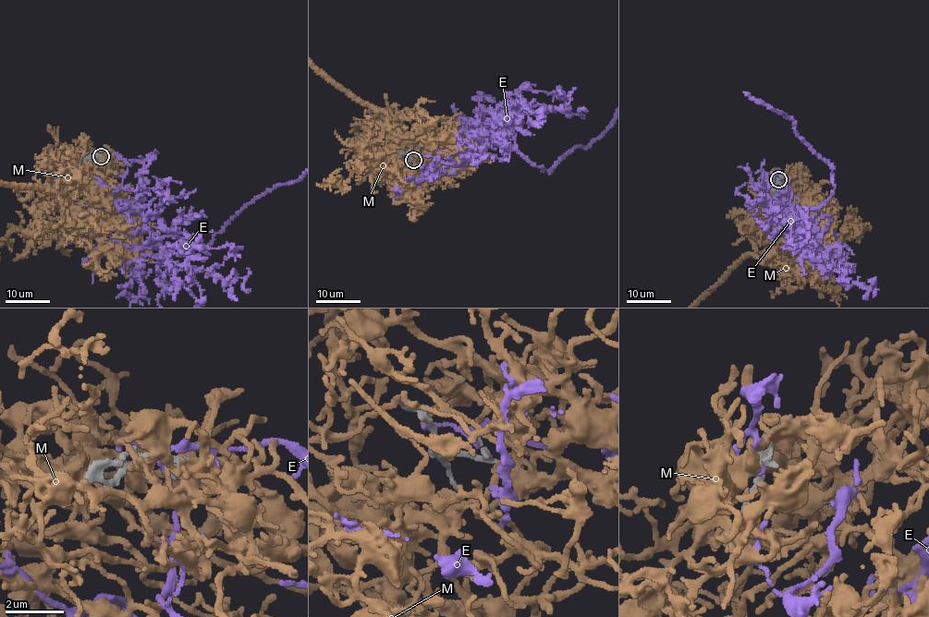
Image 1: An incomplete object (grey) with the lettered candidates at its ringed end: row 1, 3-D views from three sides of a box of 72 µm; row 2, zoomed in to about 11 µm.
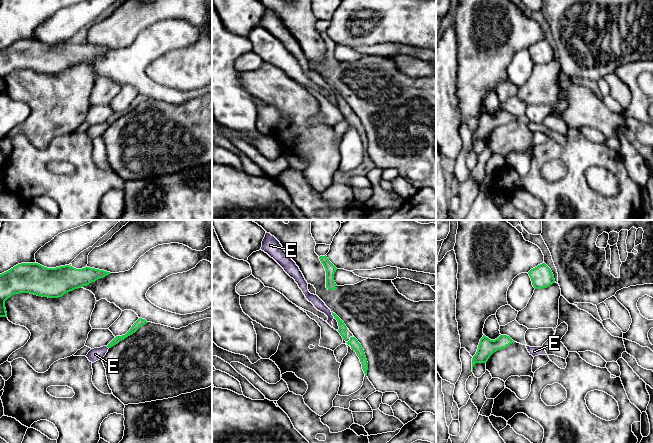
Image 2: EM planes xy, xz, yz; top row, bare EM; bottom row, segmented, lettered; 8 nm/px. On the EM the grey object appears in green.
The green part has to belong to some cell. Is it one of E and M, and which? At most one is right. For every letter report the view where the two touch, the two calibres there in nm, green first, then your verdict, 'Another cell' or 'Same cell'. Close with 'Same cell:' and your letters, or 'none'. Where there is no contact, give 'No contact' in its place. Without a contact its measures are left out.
E: Touches green in xz. Thickness 70 nm (green) against 80 nm. Another cell
M: No contact. Same cell
Same cell: M

